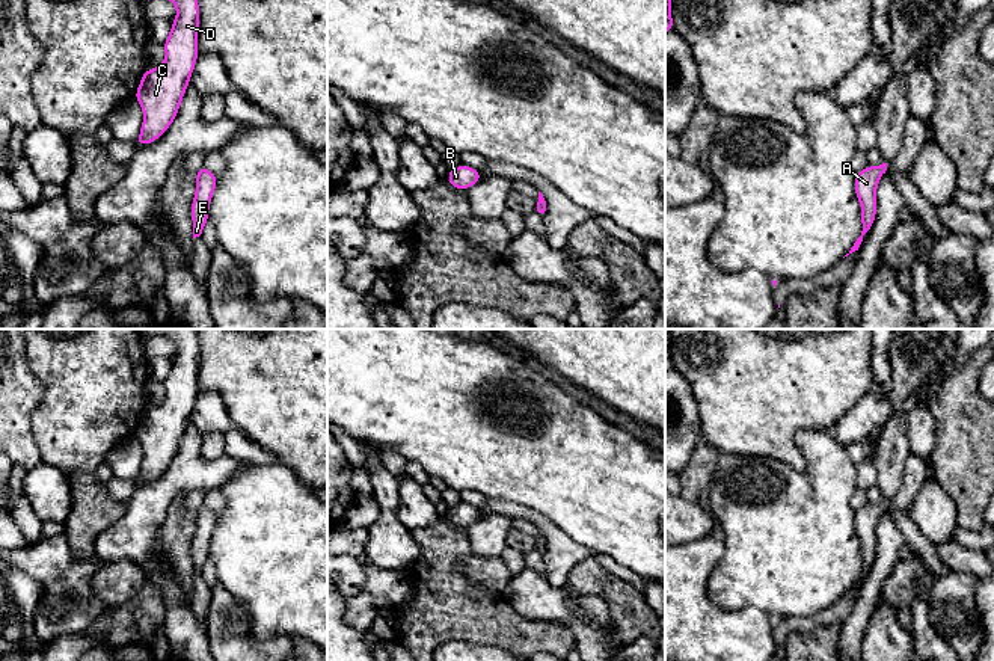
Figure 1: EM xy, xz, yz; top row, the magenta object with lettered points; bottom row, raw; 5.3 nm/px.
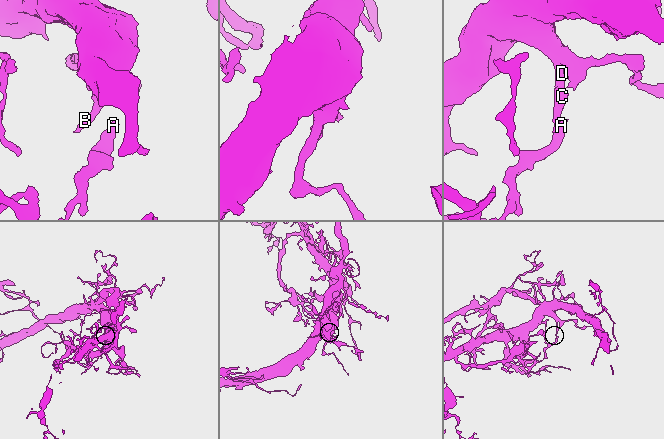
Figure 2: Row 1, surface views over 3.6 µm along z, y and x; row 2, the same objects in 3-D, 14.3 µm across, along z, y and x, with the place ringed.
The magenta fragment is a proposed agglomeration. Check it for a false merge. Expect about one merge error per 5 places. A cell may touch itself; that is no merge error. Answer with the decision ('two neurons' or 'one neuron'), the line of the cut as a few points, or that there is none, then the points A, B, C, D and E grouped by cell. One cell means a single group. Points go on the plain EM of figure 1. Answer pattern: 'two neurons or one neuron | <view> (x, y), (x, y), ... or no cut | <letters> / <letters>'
one neuron | no cut | A B C D E

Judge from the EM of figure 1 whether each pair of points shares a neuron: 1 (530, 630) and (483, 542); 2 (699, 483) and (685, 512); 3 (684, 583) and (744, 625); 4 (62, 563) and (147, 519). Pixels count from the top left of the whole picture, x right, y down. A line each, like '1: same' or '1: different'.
1: different
2: different
3: same
4: different

